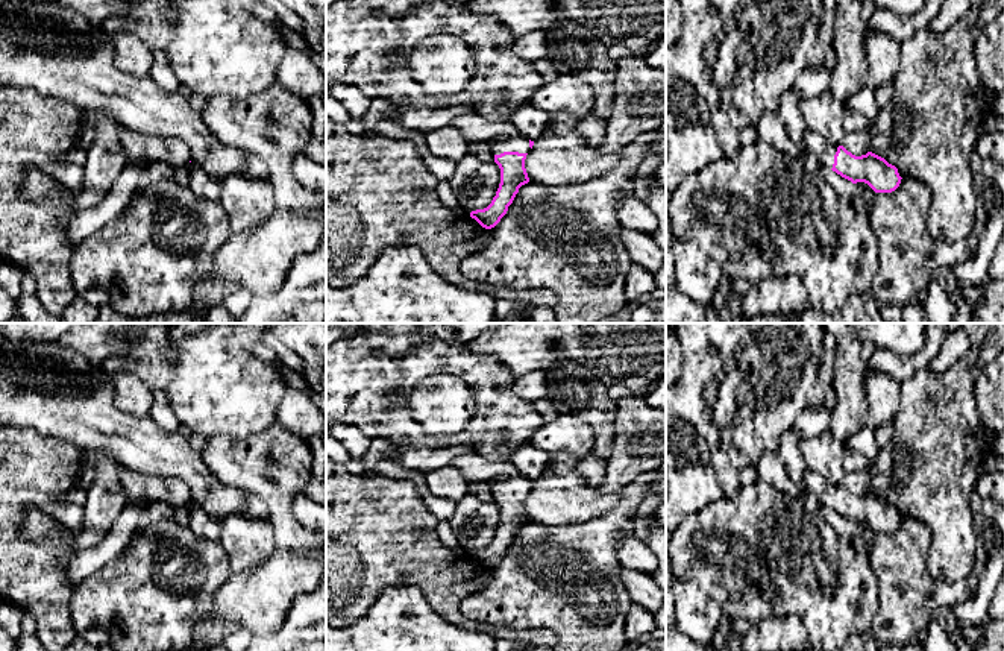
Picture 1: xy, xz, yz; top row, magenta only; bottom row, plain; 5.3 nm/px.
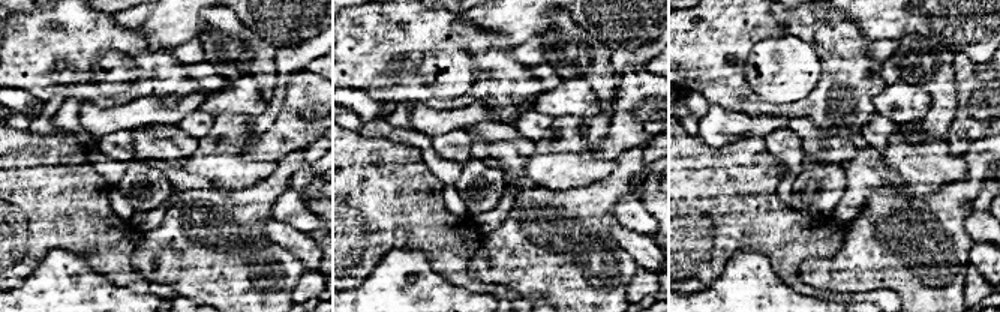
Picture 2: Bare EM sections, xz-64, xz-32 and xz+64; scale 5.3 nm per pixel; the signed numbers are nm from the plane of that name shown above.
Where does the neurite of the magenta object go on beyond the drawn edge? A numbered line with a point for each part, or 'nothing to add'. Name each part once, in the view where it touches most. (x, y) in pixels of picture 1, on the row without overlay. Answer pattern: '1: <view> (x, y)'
1: xz (520, 484)

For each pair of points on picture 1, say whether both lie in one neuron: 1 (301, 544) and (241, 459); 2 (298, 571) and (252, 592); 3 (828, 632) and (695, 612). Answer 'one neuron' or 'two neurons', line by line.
1: one neuron
2: one neuron
3: two neurons

